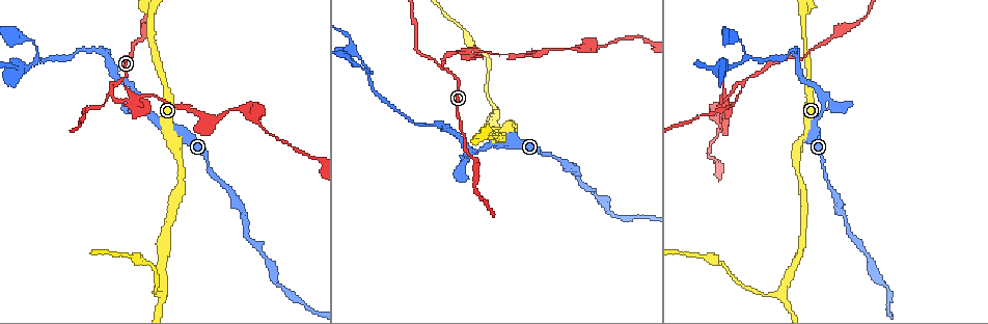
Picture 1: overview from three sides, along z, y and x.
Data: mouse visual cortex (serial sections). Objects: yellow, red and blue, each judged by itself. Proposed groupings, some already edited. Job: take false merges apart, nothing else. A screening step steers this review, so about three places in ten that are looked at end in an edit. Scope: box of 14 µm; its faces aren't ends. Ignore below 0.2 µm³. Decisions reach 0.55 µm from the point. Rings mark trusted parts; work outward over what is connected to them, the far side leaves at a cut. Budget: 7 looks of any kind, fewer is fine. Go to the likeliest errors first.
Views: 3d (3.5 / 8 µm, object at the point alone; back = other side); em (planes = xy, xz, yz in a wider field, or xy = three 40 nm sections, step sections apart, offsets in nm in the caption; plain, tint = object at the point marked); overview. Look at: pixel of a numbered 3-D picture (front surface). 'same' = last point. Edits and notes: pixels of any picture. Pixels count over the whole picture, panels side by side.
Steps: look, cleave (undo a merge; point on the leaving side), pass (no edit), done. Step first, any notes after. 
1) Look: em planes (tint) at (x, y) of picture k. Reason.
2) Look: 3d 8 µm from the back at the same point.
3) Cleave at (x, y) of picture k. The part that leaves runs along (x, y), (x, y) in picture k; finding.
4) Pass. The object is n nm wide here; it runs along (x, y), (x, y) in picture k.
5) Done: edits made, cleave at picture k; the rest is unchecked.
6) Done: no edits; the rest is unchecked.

Look: 3d 8 µm at (448, 70) of picture 1. A fork.

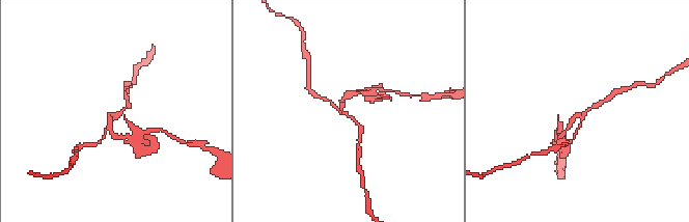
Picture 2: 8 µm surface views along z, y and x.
Look: em xy step 1 (tint) at (350, 115) of picture 2. 3 arms meet here; the arms are 150, 150, 150 nm wide.

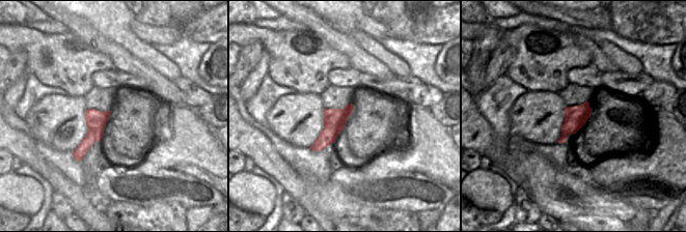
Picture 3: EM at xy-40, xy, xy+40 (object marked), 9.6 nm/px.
Cleave at (347, 95) of picture 2. The part that leaves runs along (347, 115), (341, 100), (358, 91) in picture 2; a second cell is stuck on.

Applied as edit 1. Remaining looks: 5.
Look: 3d 3.5 µm at (802, 7) of picture 1. Three-way junction.

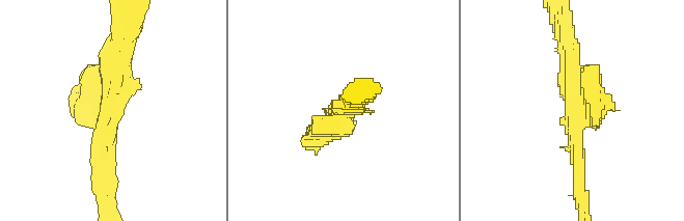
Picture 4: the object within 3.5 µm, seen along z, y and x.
Look: em planes (tint) at (106, 112) of picture 4.

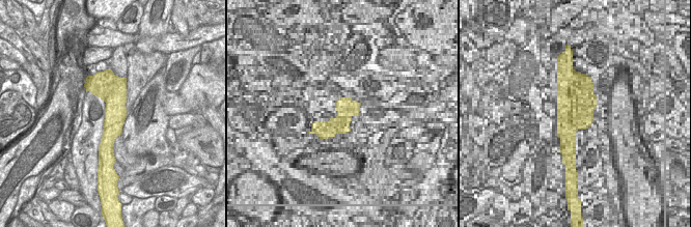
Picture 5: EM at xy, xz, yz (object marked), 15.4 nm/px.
Look: em xy step 3 (tint) at the same point. Cut it another way.

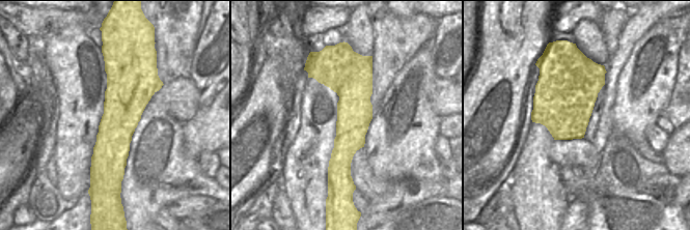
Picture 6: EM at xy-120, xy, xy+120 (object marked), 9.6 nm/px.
Pass. The object is 340 nm wide here; it runs along (101, 178), (107, 102), (69, 95) in picture 4; all the same cell.

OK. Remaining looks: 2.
Look: 3d 3.5 µm at (38, 59) of picture 1. Side arm on a straight run.

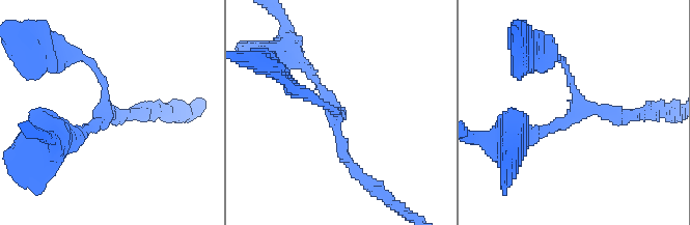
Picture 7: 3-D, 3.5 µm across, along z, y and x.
Look: em xy step 5 (tint) at (583, 109) of picture 7.

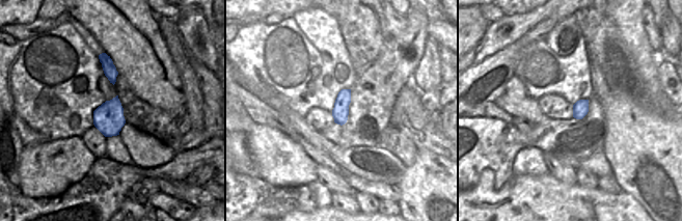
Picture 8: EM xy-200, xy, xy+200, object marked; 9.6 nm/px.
Pass. Continuous, no second cell.

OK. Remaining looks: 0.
Done: edits made, cleave at picture 2; the rest is unchecked.

